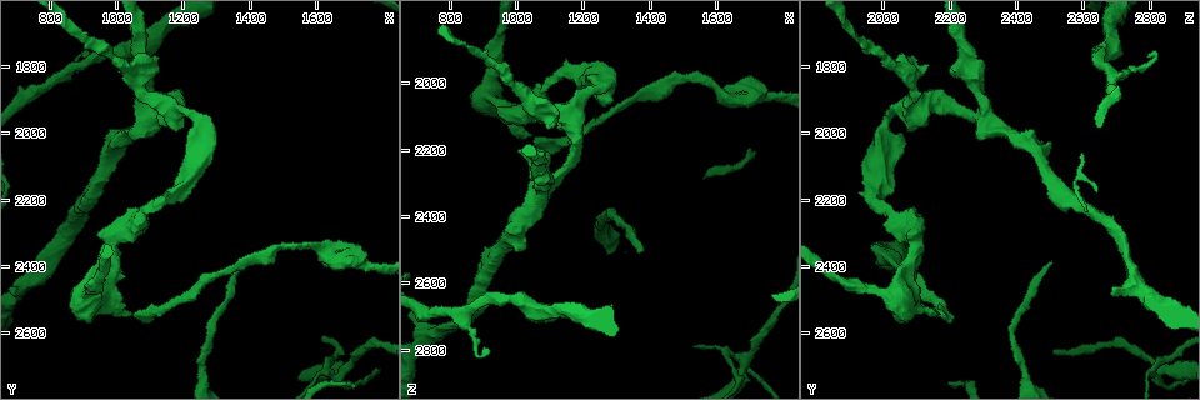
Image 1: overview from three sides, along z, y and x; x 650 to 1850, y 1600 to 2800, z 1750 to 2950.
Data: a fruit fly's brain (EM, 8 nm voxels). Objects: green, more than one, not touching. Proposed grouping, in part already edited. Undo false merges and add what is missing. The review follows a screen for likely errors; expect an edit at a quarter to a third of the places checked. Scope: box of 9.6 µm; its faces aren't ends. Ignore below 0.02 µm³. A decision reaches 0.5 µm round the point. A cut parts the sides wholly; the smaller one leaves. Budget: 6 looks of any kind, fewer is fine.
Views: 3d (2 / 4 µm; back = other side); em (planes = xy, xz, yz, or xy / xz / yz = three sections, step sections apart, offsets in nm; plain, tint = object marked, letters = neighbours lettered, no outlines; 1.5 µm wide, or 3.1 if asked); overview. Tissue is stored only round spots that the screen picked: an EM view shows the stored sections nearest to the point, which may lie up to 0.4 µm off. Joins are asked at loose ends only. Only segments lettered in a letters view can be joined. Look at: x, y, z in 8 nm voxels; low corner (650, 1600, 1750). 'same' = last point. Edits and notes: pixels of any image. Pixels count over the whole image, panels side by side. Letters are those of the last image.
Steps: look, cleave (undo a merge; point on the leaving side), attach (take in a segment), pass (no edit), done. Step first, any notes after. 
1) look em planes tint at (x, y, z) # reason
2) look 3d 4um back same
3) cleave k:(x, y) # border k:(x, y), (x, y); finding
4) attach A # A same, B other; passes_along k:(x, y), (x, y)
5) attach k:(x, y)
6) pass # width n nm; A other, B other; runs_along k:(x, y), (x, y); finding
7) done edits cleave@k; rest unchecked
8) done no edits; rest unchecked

look em planes letters at (1070, 1830, 2270) # a fork

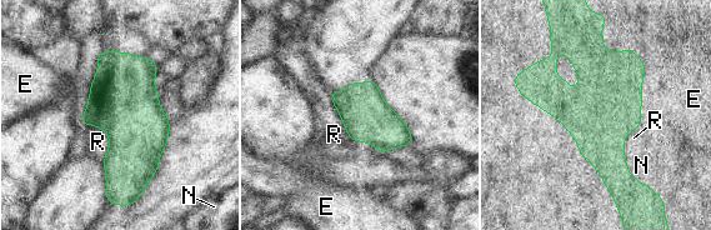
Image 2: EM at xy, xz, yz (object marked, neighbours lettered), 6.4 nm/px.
pass # E other, N other, R other; border 2:(329, 93), (345, 131), (377, 150); all the same neuron

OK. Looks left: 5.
look em xz step 8 tint at (1370, 2380, 2510) # end of a long branch

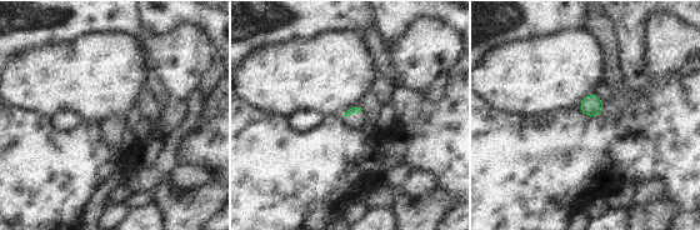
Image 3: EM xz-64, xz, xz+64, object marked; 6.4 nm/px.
look em planes letters same # another direction

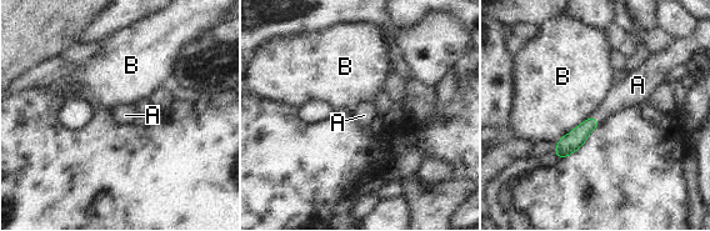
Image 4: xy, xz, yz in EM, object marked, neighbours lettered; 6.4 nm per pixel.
attach A # A same, B other; passes_along 4:(573, 141), (595, 119), (623, 94); it goes on there

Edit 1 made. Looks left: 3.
look em xy step 8 tint at (1690, 2710, 2830) # sharp bend

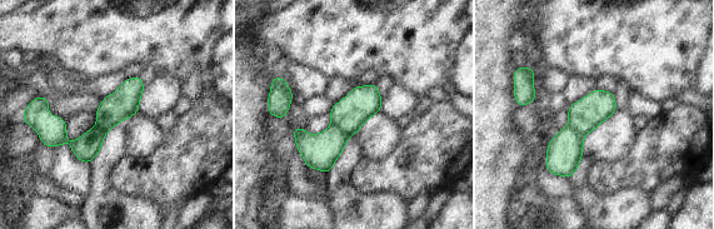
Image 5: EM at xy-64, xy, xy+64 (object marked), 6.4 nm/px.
look em planes letters same # cut it another way

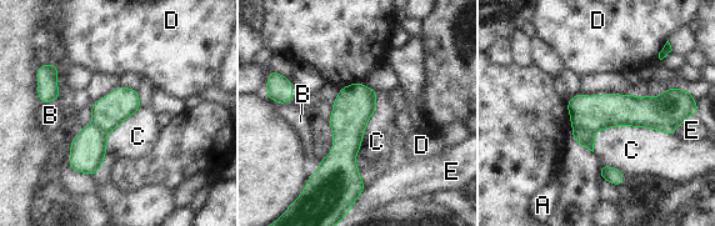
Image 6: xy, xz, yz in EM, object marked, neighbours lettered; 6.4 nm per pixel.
cleave 6:(584, 136) # A other, B other, C other, D other, E other; border 6:(573, 127), (588, 127), (594, 132); two neurons meet here

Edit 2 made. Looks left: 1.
done edits attach@4, cleave@6; rest unchecked

